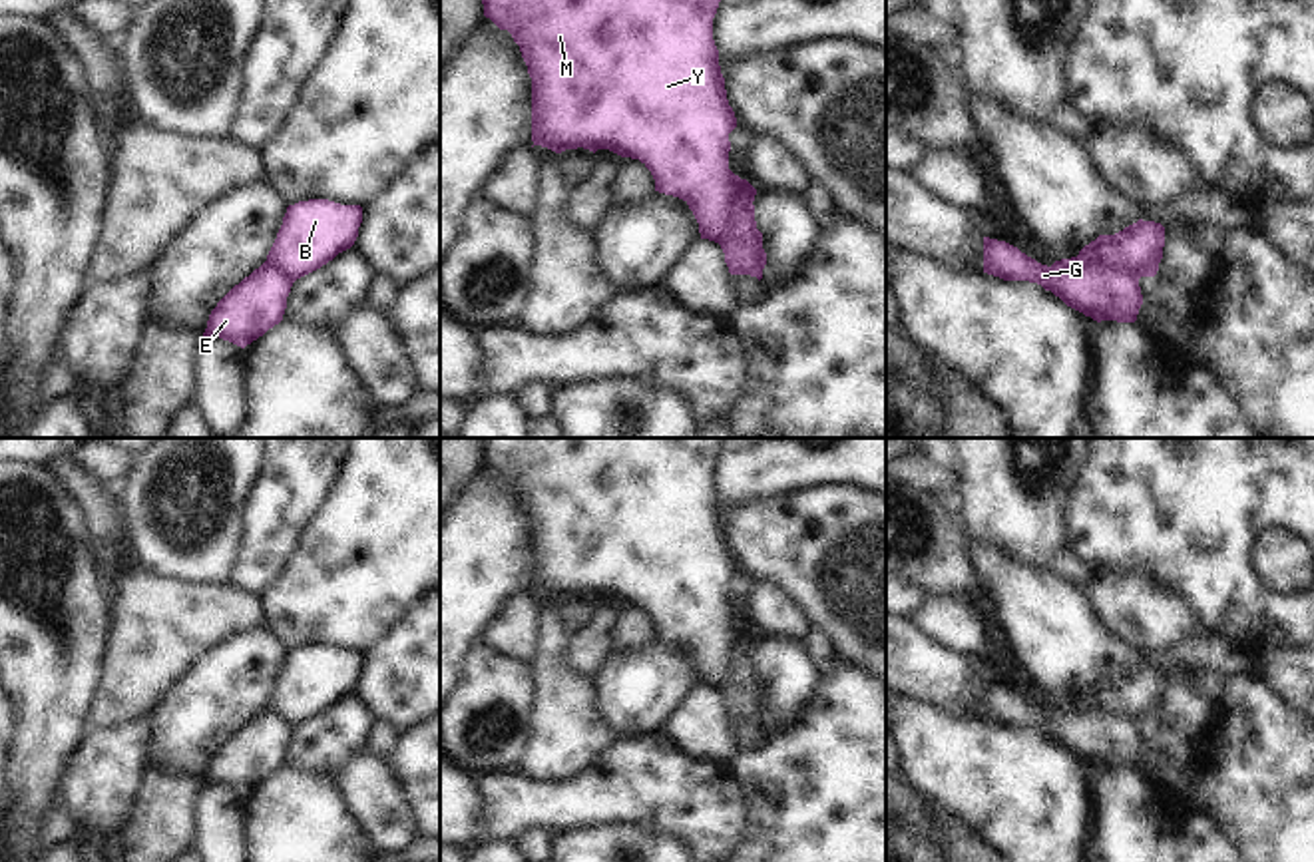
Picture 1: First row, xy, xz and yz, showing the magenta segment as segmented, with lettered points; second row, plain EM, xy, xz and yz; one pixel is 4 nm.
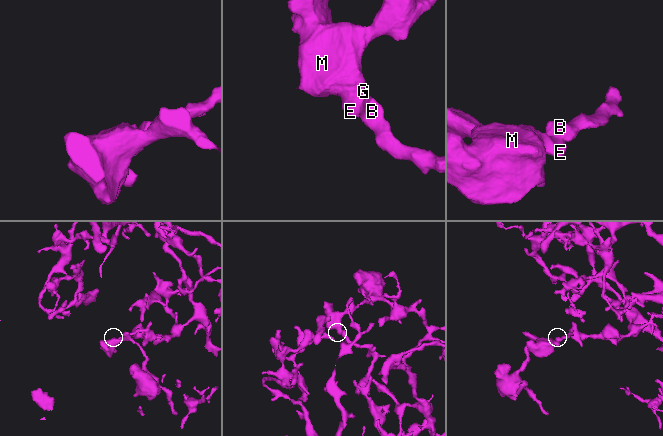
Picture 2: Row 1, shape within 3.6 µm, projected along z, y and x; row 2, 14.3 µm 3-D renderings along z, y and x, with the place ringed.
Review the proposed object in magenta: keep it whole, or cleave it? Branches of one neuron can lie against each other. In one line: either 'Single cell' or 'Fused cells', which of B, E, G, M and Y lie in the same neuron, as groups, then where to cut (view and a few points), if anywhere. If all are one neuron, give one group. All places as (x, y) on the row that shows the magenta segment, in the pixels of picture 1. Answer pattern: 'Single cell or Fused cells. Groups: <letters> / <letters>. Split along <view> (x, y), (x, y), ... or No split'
Fused cells. Groups: B / E G M Y. Split along xz (741, 180), (731, 204), (729, 225), (717, 241).

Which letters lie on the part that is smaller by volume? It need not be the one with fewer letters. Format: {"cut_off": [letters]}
{"cut_off": ["E", "G", "M", "Y"]}

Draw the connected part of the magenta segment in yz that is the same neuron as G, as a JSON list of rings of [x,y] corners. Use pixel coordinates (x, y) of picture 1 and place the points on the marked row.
[[[984,237],[984,273],[1003,281],[1037,283],[1097,323],[1135,323],[1143,305],[1139,279],[1131,273],[1105,269],[1081,257],[1047,267],[1017,247],[989,237]]]

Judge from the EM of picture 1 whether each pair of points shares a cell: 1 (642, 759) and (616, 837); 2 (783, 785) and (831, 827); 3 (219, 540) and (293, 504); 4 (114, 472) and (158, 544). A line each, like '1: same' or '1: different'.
1: different
2: same
3: different
4: different

